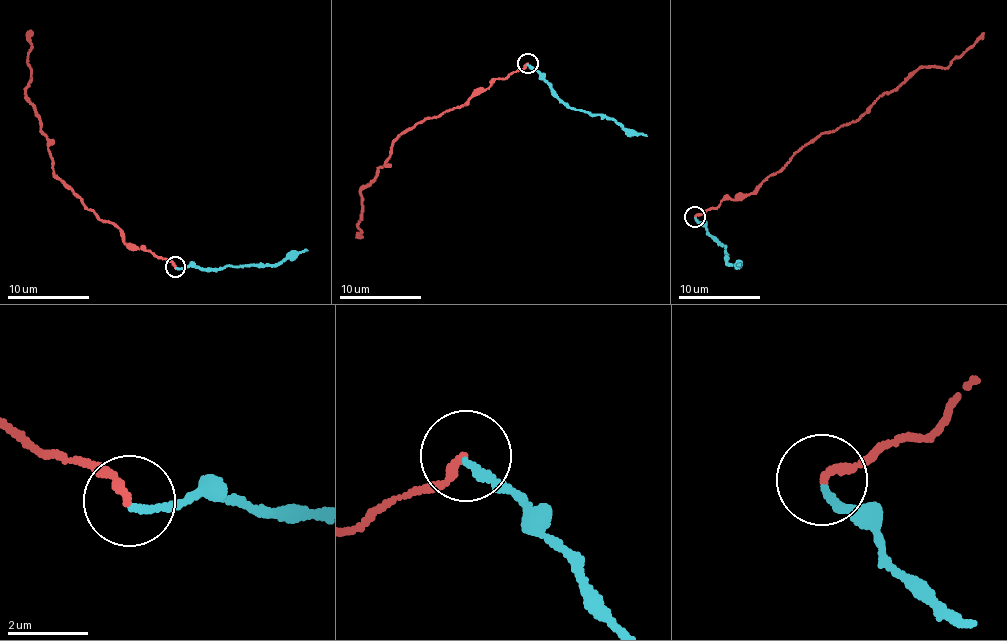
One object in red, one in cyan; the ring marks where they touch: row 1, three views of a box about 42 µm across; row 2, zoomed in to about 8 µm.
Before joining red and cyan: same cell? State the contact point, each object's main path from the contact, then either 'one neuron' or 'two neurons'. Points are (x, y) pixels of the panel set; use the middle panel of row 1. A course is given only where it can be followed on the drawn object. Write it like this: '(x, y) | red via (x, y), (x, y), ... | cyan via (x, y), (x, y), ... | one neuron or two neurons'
(527, 63) | red via (528, 64), (497, 78), (462, 105), (421, 120), (401, 134), (373, 181), (360, 191), (361, 236) | cyan via (528, 64), (544, 77), (570, 108), (617, 120), (647, 135) | two neurons

